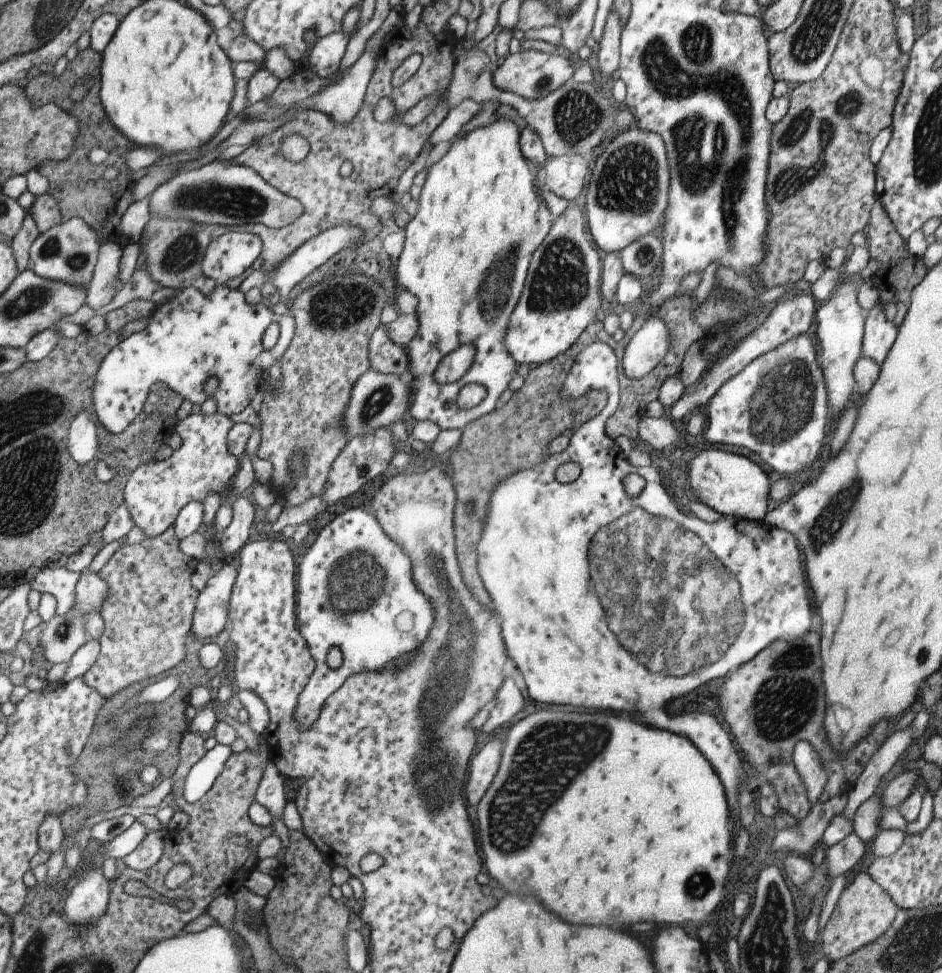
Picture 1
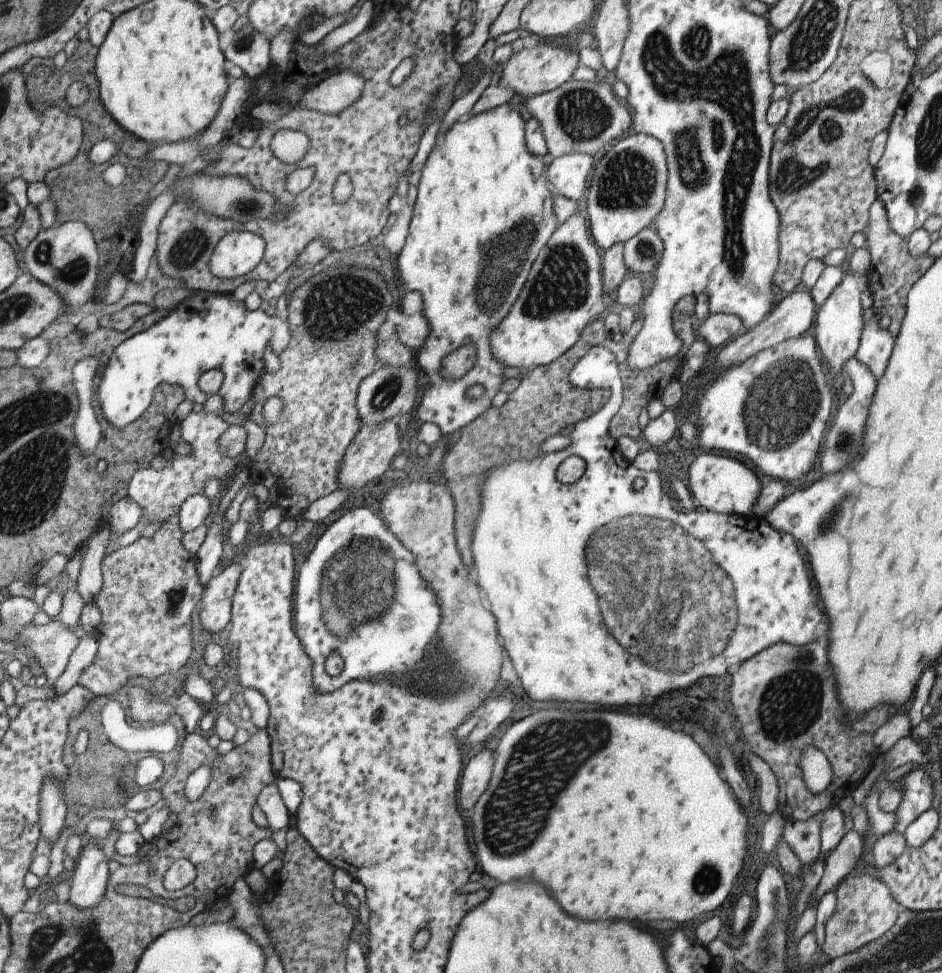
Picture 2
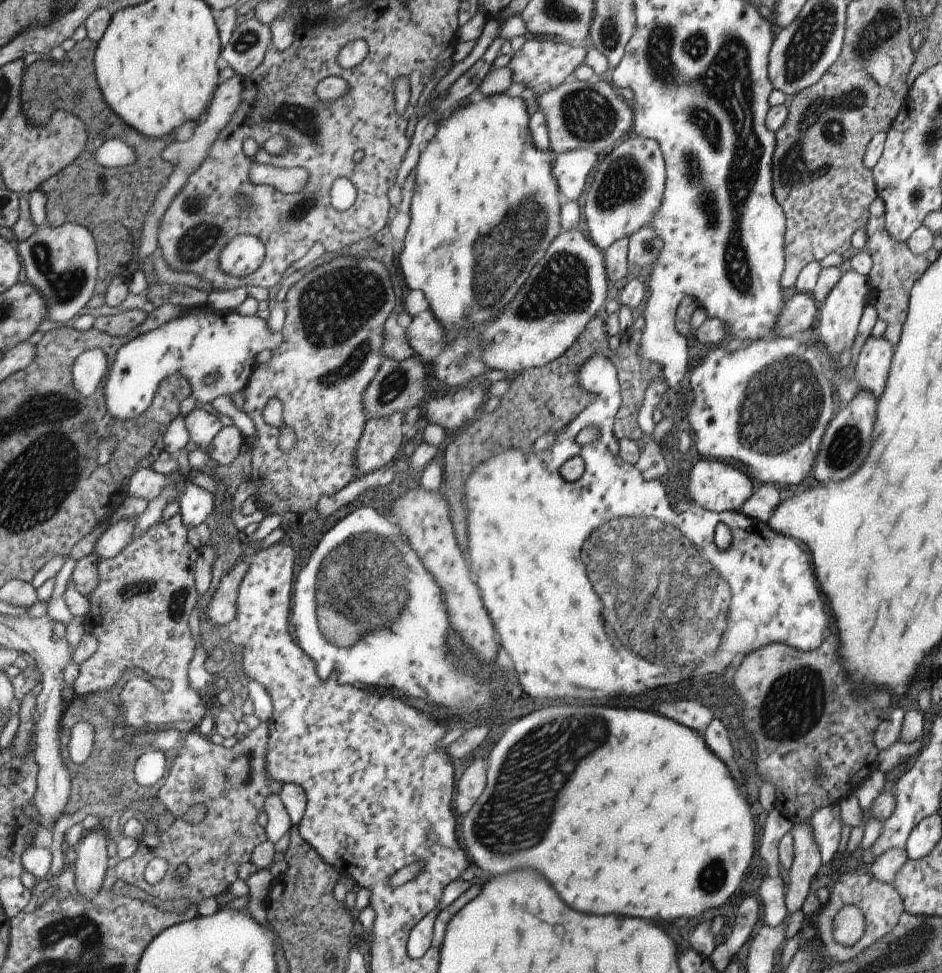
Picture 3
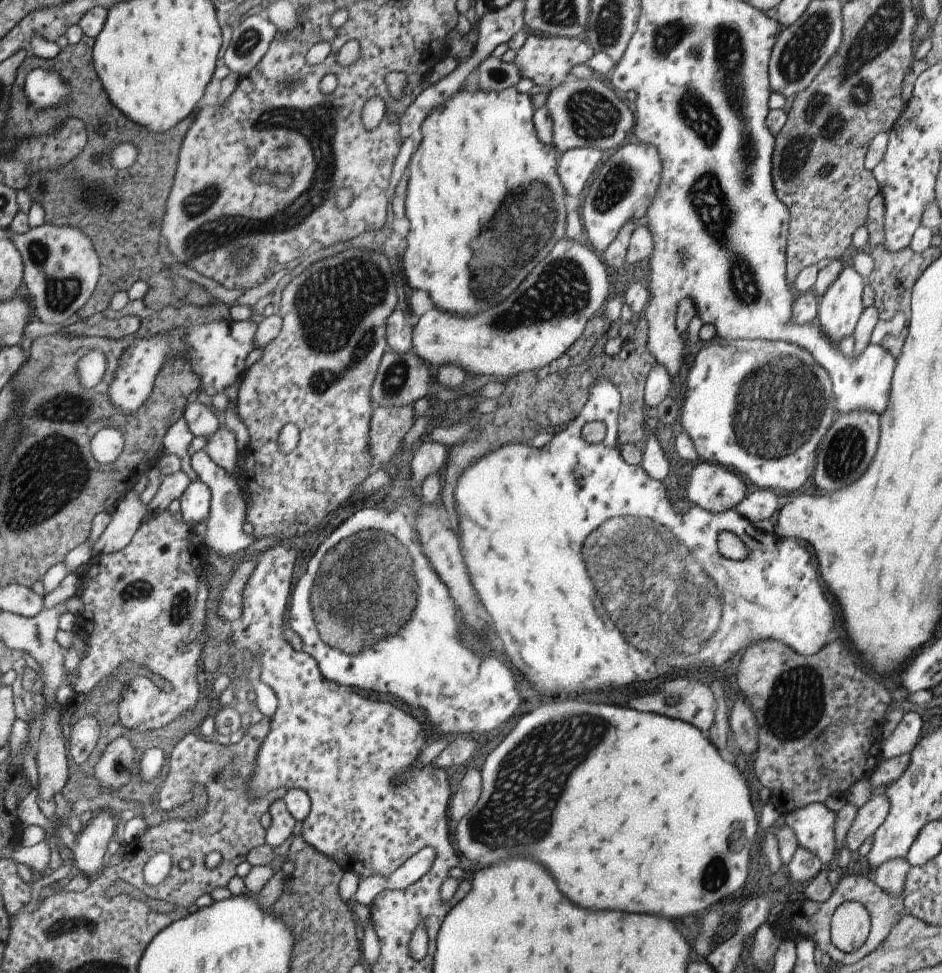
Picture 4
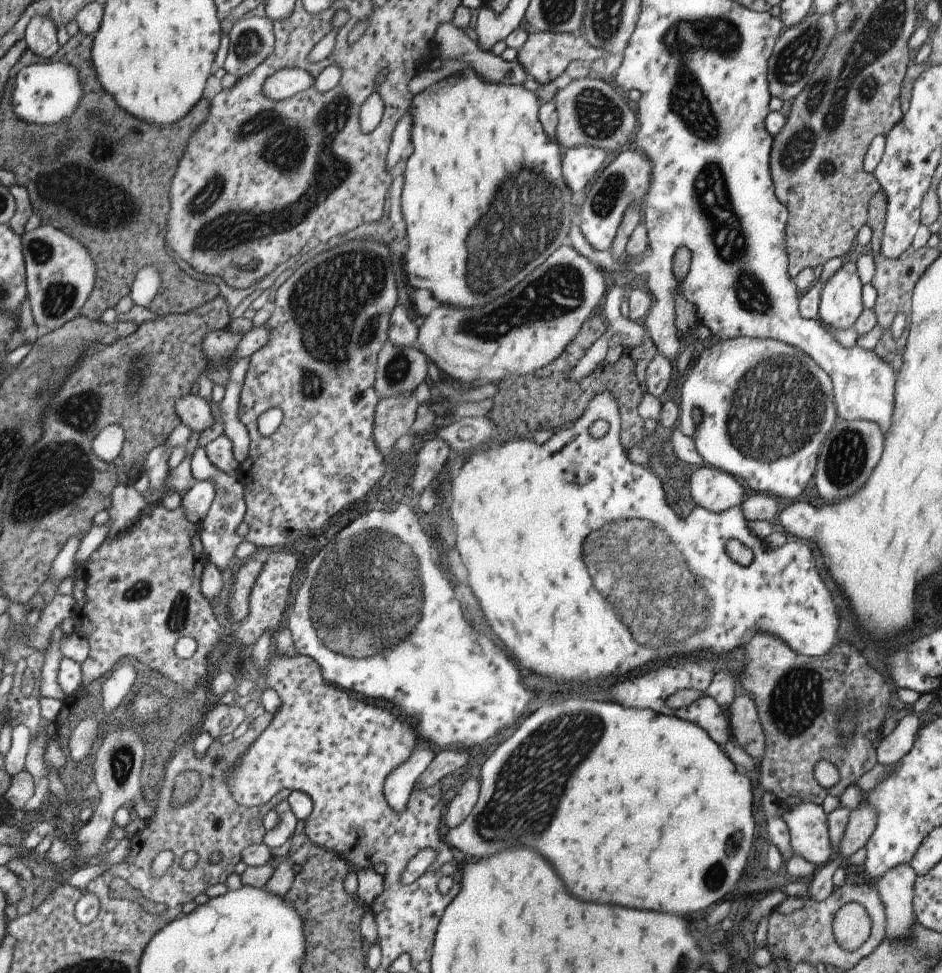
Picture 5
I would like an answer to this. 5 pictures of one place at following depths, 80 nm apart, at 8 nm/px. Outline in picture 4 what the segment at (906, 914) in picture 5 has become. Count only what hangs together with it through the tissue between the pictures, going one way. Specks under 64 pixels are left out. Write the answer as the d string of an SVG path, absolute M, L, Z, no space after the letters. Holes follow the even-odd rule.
M893 858L892 861L883 862L870 871L870 877L874 884L889 896L903 896L903 882L907 880L909 864L904 858Z

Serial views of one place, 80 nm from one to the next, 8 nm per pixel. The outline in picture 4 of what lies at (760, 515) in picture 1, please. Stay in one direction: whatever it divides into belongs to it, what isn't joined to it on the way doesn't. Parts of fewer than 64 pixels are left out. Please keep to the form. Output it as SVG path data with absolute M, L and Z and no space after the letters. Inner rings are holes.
M700 461L687 480L687 498L692 505L711 513L735 509L745 497L746 482L723 466Z

